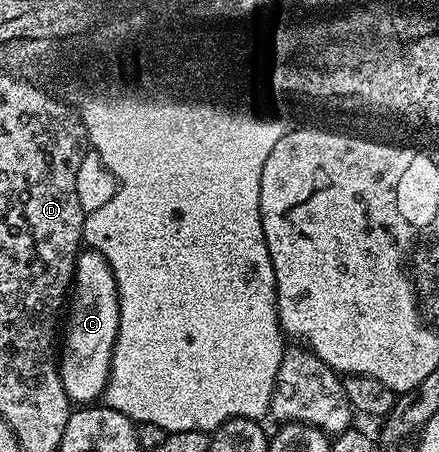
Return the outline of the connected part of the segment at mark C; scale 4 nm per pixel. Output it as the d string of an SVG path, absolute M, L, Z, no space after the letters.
M99 249L81 250L76 259L74 290L66 311L66 330L58 359L62 385L73 404L95 404L108 387L116 342L120 337L120 315L120 289L111 261Z

